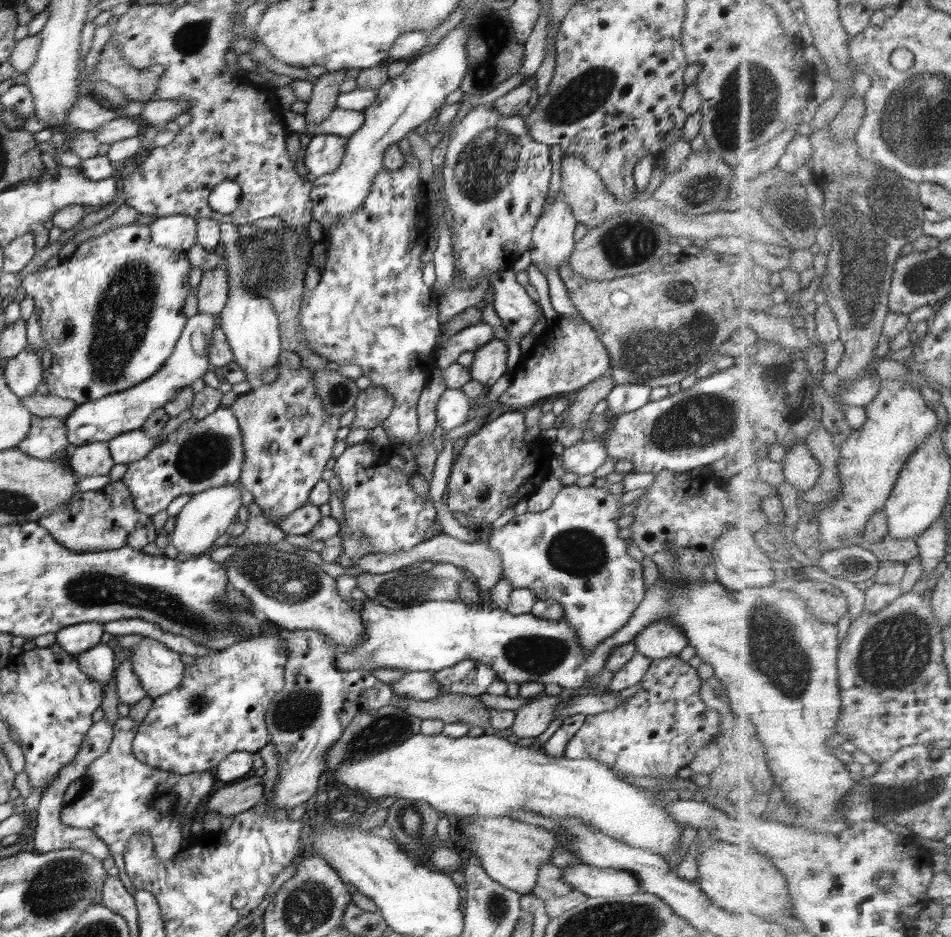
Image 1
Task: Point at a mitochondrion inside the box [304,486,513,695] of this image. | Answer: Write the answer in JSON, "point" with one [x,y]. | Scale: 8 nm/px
{"point":[406,586]}

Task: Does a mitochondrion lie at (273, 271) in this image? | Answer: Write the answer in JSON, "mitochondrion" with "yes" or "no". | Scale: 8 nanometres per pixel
{"mitochondrion":"yes"}

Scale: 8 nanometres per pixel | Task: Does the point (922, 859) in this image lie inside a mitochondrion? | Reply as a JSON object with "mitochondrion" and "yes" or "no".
{"mitochondrion":"no"}

